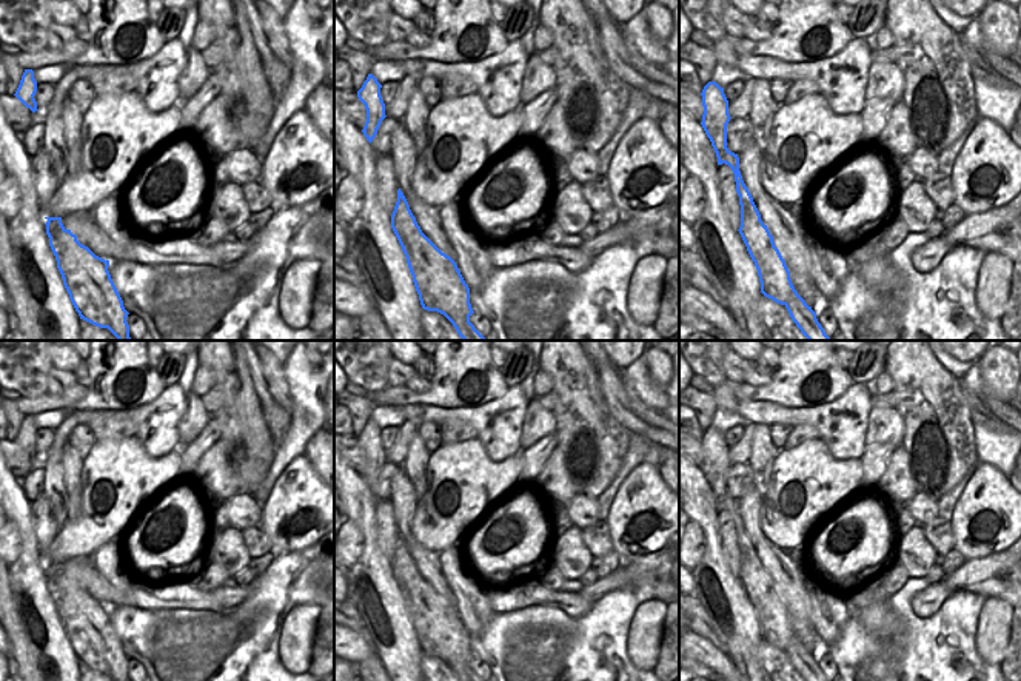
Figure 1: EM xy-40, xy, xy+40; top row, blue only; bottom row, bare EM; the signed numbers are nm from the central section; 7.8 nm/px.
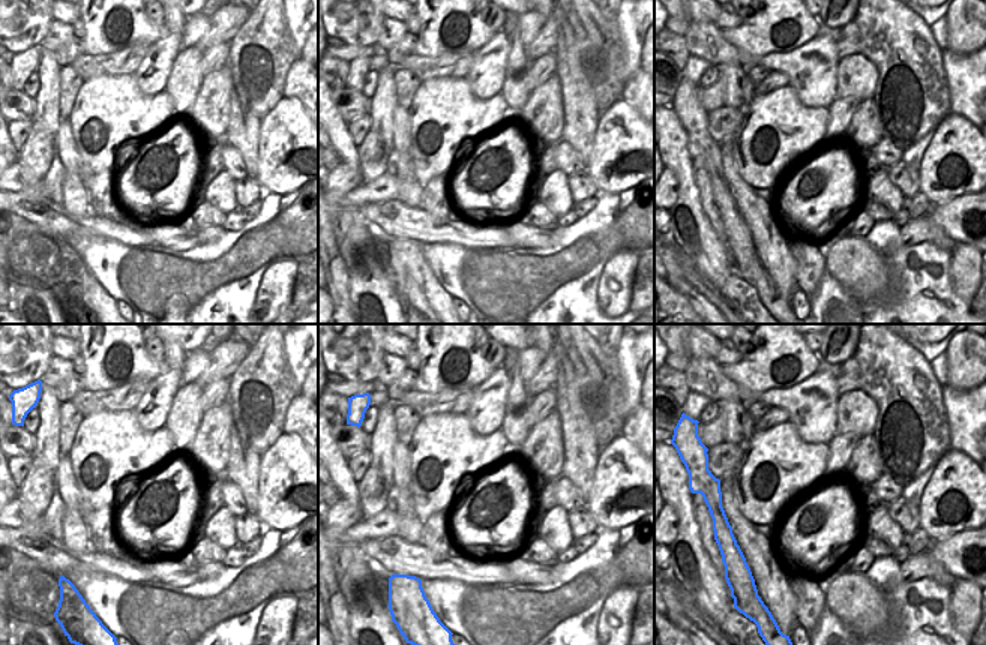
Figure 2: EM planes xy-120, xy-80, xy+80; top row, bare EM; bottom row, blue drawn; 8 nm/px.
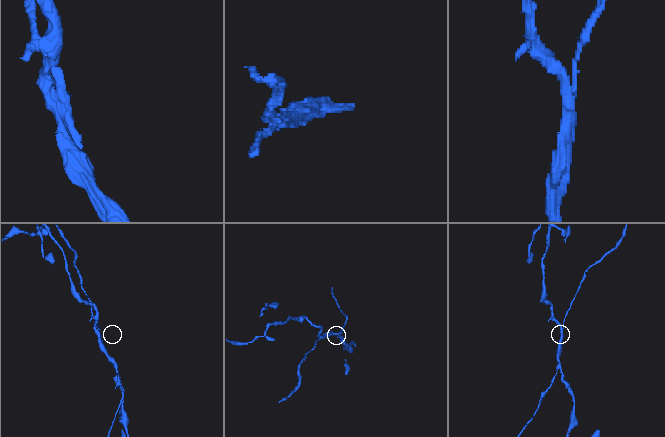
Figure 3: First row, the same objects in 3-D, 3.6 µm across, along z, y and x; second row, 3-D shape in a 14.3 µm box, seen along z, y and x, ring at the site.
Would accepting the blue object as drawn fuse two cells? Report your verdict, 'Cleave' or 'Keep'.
Cleave

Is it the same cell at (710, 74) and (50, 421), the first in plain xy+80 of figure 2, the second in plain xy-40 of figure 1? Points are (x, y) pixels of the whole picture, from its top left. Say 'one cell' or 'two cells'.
two cells

